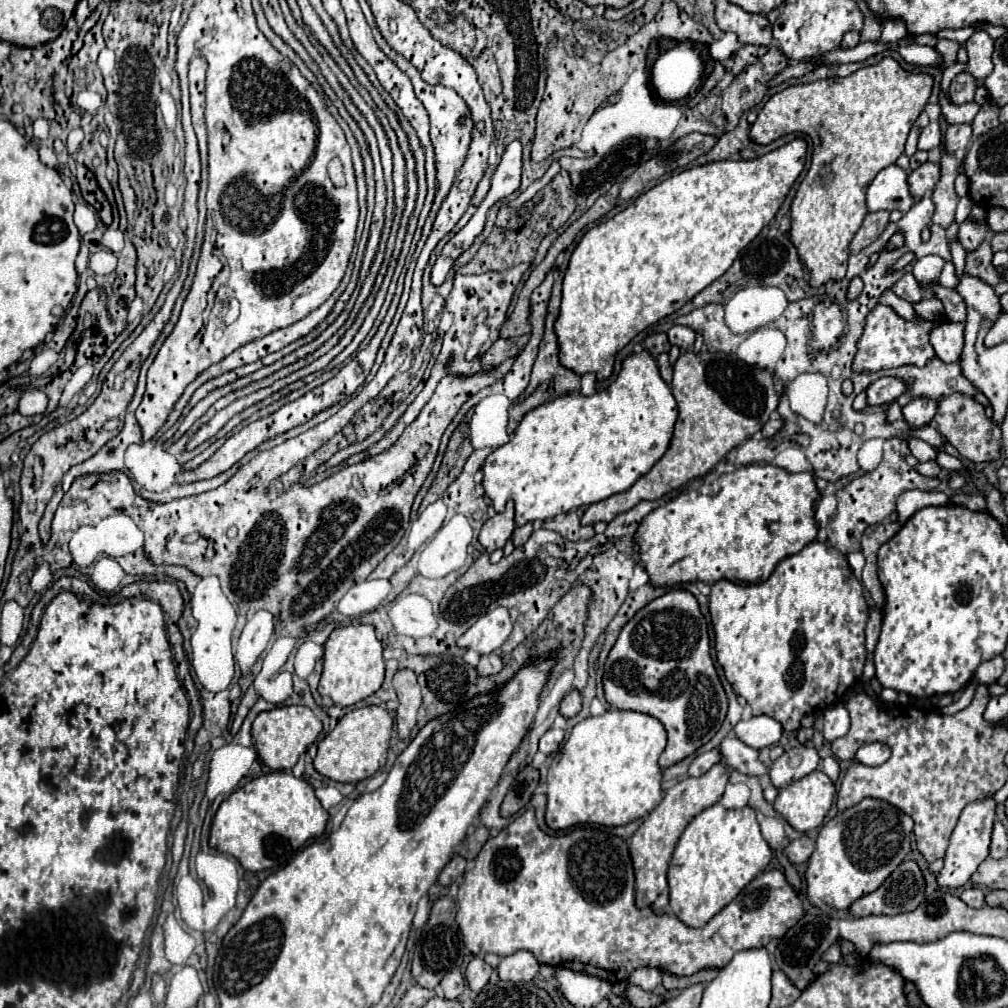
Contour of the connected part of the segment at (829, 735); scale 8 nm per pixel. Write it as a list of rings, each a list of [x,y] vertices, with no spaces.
[[[837,704],[833,708],[827,708],[823,714],[823,736],[825,740],[833,742],[841,736],[845,736],[849,730],[849,712],[843,704]]]

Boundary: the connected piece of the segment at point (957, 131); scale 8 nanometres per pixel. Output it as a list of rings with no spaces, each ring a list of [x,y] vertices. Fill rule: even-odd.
[[[955,124],[949,126],[945,132],[945,152],[947,154],[961,154],[971,142],[971,124]]]

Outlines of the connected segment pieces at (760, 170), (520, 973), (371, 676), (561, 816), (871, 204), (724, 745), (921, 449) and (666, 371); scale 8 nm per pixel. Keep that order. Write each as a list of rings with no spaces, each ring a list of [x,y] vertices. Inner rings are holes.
[[[797,138],[755,160],[723,160],[695,166],[663,180],[613,218],[587,230],[575,246],[563,278],[561,308],[555,320],[559,362],[579,376],[591,372],[599,380],[609,378],[615,354],[625,348],[631,338],[683,308],[695,294],[723,276],[737,254],[775,218],[805,166],[805,154],[807,144]]]
[[[519,950],[511,956],[501,958],[499,966],[497,966],[497,974],[499,980],[509,980],[509,982],[529,982],[537,976],[539,972],[539,962],[535,960],[535,956],[527,950]]]
[[[371,624],[335,628],[323,648],[325,656],[323,674],[319,680],[319,694],[329,696],[335,706],[353,706],[381,688],[385,678],[385,660],[381,654],[383,646],[377,640],[375,628]]]
[[[607,710],[601,716],[589,716],[573,726],[567,742],[558,751],[547,774],[547,826],[553,830],[565,830],[579,824],[623,826],[627,822],[645,818],[661,802],[661,768],[657,764],[667,743],[663,724],[641,712],[633,710]]]
[[[895,164],[883,168],[867,190],[869,212],[901,210],[907,212],[913,206],[913,196],[907,186],[907,172]]]
[[[725,736],[719,746],[719,752],[721,752],[723,760],[739,772],[745,772],[751,776],[767,774],[767,768],[759,760],[759,752],[755,748],[749,748],[741,740],[737,740],[735,736]]]
[[[909,438],[907,442],[909,442],[909,450],[911,450],[911,454],[913,454],[917,460],[921,460],[921,462],[929,462],[929,460],[935,460],[935,458],[937,458],[937,450],[935,450],[933,446],[925,444],[923,440]]]
[[[659,354],[659,356],[657,356],[657,366],[659,366],[661,378],[663,378],[667,384],[671,384],[673,368],[671,368],[671,364],[669,364],[669,358],[667,358],[667,354]]]

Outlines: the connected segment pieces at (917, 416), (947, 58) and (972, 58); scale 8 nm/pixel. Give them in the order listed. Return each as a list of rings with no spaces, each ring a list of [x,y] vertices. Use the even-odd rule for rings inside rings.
[[[913,398],[907,406],[903,406],[903,418],[911,428],[929,424],[935,412],[937,412],[937,402],[927,400],[927,398]]]
[[[939,40],[939,42],[935,44],[935,50],[937,50],[937,54],[941,56],[941,62],[939,62],[937,66],[939,66],[939,68],[945,68],[945,66],[949,66],[949,64],[955,62],[957,50],[959,50],[959,42],[953,42],[953,40]]]
[[[977,30],[967,42],[965,42],[969,60],[967,70],[973,74],[975,80],[983,80],[993,70],[991,54],[993,54],[993,40],[985,30]]]

